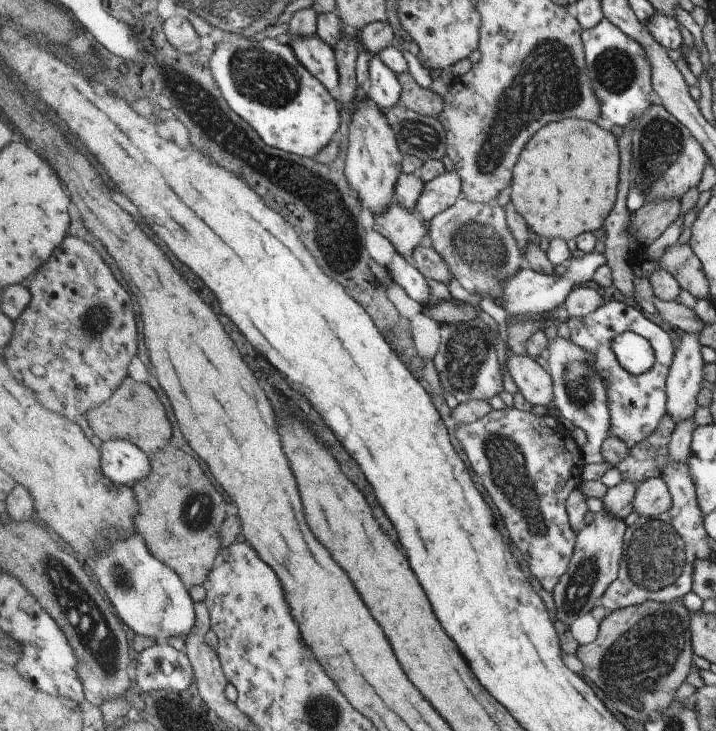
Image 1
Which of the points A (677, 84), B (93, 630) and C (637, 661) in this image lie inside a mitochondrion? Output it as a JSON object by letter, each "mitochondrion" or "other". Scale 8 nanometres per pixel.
{"A":"other","B":"mitochondrion","C":"mitochondrion"}

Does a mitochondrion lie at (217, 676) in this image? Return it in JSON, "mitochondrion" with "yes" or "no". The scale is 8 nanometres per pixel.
{"mitochondrion":"no"}

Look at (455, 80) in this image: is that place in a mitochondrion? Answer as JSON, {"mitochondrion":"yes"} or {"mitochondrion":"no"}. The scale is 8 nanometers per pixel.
{"mitochondrion":"no"}

